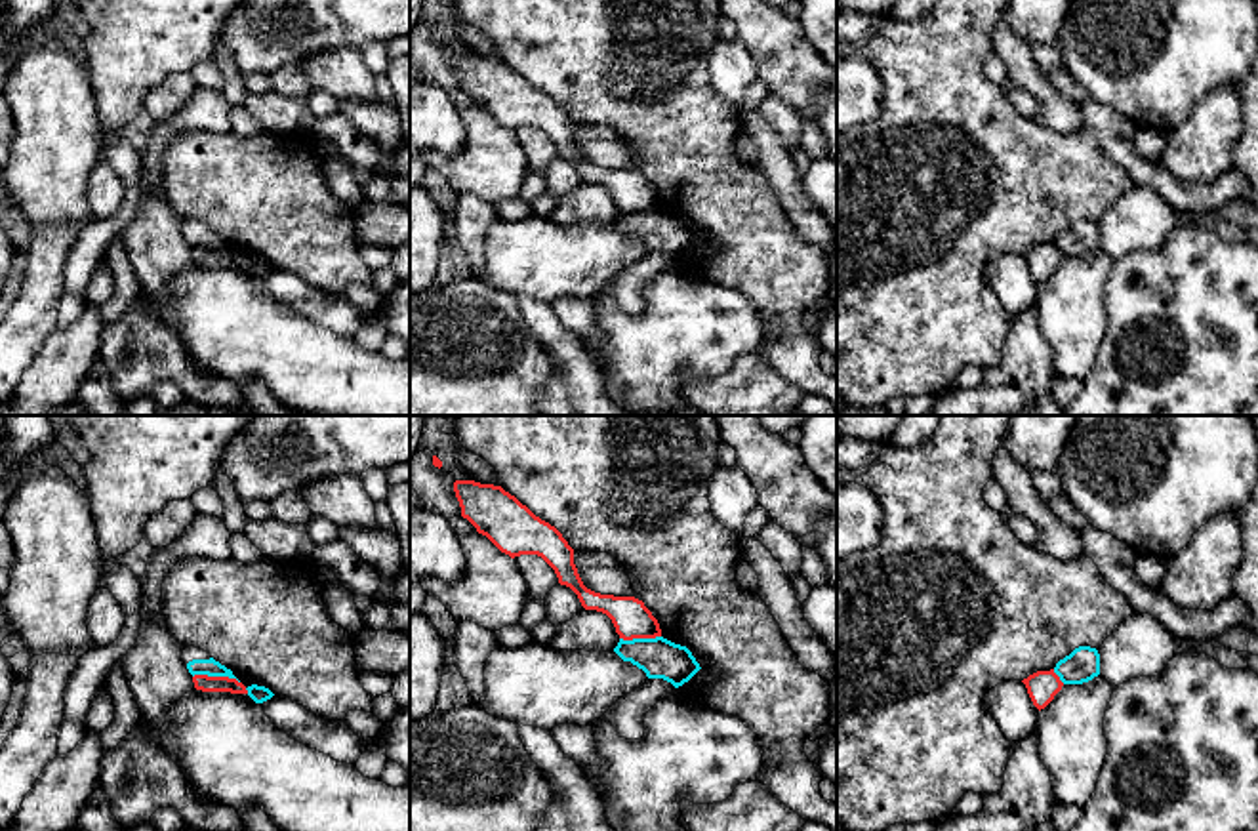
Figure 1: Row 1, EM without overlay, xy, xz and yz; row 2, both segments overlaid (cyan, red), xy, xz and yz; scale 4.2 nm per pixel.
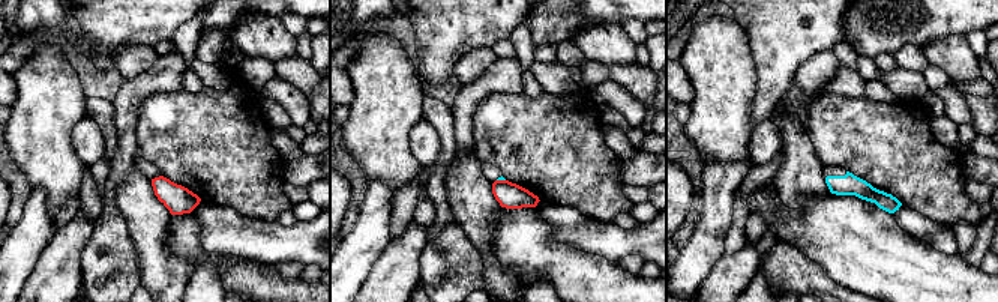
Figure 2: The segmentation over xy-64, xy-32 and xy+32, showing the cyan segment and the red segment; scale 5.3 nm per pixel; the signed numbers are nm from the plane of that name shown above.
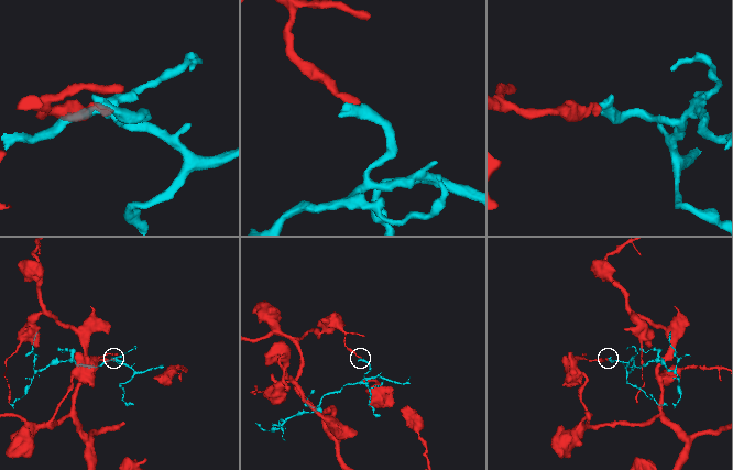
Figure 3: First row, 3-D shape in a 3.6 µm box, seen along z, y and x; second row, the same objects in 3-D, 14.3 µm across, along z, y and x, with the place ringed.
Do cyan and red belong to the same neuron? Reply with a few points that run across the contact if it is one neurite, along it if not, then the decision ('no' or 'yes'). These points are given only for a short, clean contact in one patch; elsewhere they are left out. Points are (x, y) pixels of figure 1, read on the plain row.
xy (193, 248), (227, 248), (239, 256) | no

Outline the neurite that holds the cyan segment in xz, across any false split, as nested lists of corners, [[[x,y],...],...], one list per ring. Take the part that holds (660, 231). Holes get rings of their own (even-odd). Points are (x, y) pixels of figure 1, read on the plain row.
[[[663,210],[619,212],[614,225],[646,246],[648,252],[663,252],[675,261],[688,255],[701,240],[686,219]]]

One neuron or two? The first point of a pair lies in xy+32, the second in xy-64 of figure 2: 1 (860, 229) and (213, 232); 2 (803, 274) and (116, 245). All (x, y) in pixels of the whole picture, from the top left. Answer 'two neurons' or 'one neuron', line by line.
1: two neurons
2: one neuron

